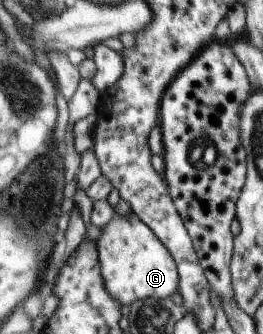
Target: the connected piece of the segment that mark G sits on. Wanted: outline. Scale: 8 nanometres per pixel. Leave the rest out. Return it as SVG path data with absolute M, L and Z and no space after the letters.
M115 215L114 219L101 229L97 246L106 289L122 305L130 307L136 301L149 299L164 301L171 299L173 293L180 294L181 274L177 259L154 230L138 215Z

